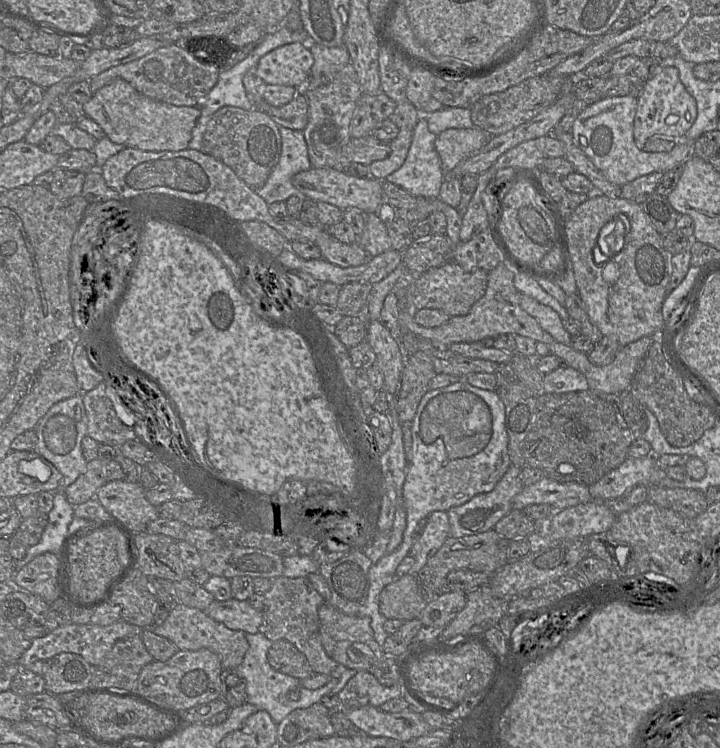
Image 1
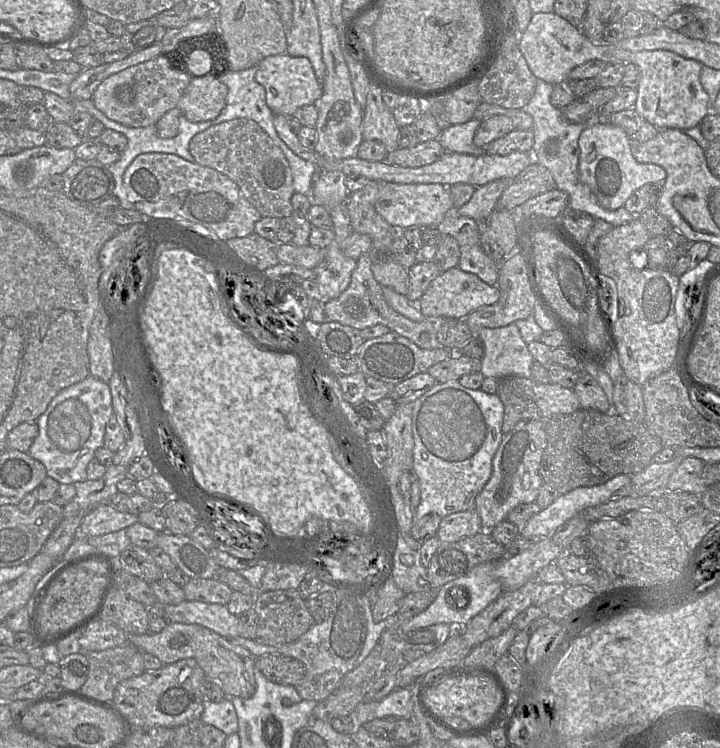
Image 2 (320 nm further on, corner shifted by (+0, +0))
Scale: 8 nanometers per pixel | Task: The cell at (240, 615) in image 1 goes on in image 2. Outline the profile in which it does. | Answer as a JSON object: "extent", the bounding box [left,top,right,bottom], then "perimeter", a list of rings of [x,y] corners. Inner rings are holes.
{"extent":[163,599,239,638],"perimeter":[[[185,599],[179,604],[165,605],[163,606],[163,610],[169,622],[198,624],[225,638],[235,638],[239,636],[238,616],[232,614],[228,610],[227,605]]]}

